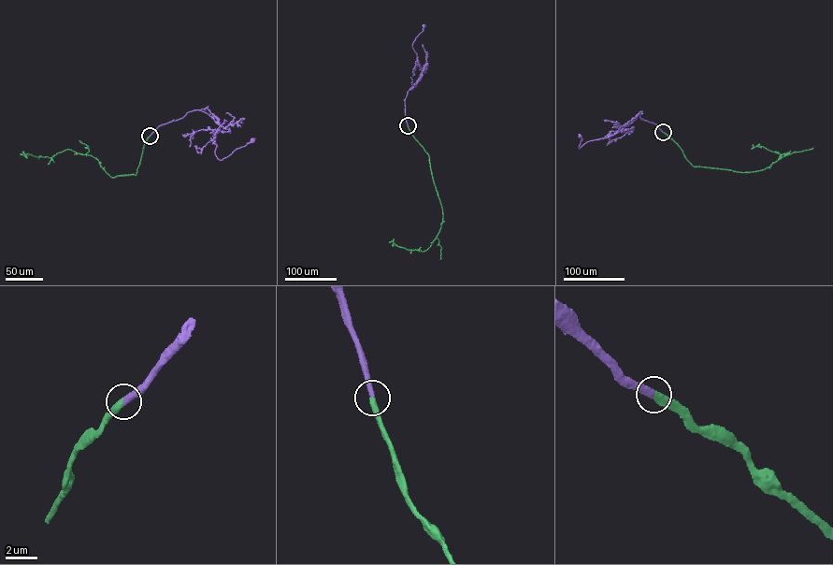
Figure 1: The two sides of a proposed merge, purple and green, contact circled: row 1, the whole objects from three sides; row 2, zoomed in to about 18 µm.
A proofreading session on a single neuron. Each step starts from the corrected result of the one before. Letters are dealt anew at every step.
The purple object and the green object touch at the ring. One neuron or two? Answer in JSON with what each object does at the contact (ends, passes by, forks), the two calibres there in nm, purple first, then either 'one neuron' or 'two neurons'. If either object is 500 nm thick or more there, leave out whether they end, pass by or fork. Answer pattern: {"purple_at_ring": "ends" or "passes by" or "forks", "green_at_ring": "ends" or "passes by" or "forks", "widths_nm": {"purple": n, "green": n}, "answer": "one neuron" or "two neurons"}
{"purple_at_ring": "ends", "green_at_ring": "ends", "widths_nm": {"purple": 420, "green": 480}, "answer": "one neuron"}

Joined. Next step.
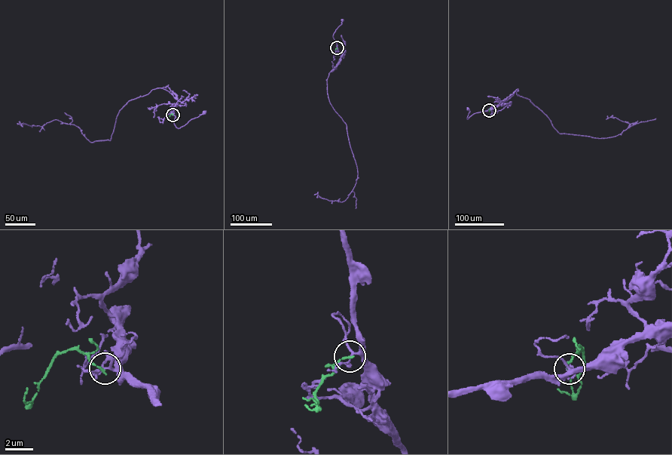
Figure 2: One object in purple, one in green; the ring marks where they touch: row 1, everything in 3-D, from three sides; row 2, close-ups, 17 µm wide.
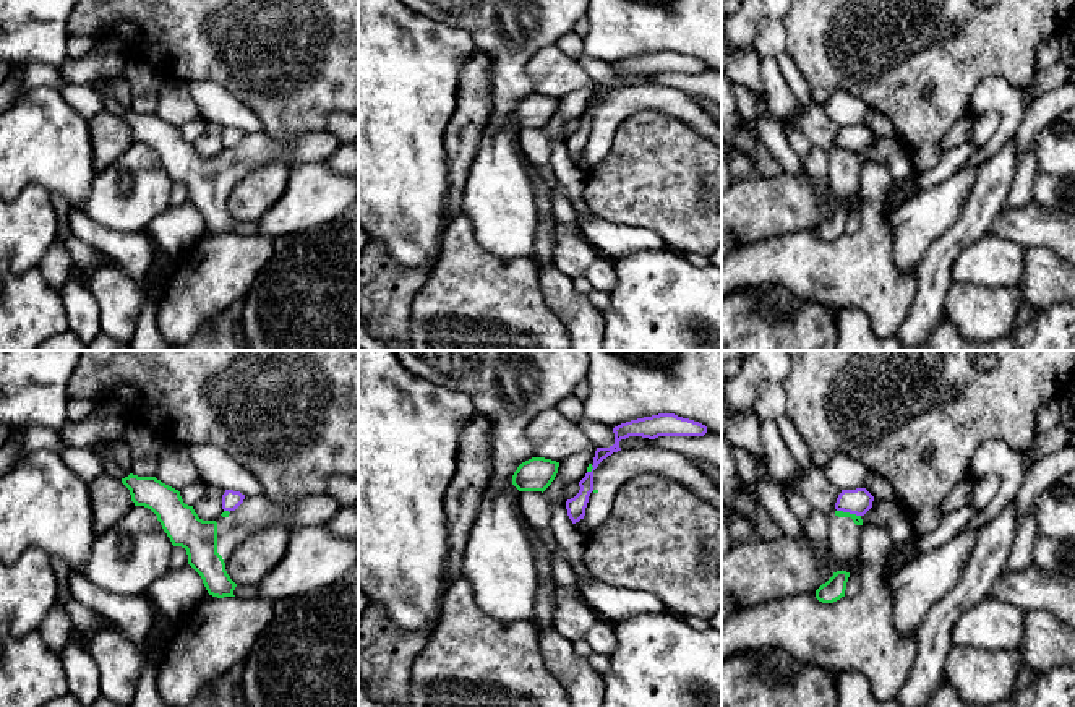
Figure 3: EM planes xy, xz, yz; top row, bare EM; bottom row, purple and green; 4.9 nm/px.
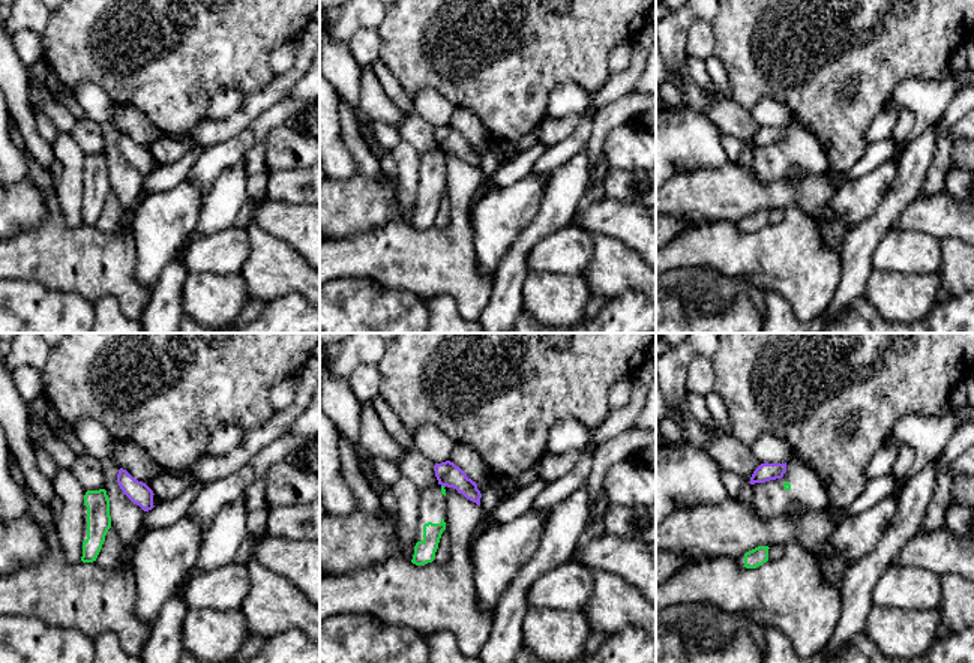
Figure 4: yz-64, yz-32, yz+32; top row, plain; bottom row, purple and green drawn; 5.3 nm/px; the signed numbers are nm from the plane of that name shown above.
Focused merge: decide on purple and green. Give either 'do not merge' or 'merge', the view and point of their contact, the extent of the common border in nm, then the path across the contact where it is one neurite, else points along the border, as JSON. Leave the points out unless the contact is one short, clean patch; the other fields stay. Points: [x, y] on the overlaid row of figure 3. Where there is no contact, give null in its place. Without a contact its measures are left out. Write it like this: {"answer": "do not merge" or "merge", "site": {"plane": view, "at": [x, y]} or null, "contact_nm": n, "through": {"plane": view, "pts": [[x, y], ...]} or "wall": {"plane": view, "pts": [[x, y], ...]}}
{"answer": "do not merge", "site": {"plane": "yz", "at": [848, 511]}, "contact_nm": 120, "wall": {"plane": "yz", "pts": [[837, 509], [860, 516]]}}

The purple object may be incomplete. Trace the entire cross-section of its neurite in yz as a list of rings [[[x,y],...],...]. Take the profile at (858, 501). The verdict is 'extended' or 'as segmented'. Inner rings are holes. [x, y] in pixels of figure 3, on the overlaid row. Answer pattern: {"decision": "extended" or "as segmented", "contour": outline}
{"decision": "as segmented", "contour": [[[866,488],[842,490],[837,498],[835,509],[864,516],[872,508],[874,496]]]}

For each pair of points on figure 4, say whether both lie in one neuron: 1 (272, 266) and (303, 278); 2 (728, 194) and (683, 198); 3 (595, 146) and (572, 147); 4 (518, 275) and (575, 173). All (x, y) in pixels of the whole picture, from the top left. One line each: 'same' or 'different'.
1: same
2: same
3: different
4: same

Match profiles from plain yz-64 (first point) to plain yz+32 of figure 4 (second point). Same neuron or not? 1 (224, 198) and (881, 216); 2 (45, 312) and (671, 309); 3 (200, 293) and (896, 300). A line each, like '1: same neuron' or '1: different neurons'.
1: same neuron
2: same neuron
3: same neuron

